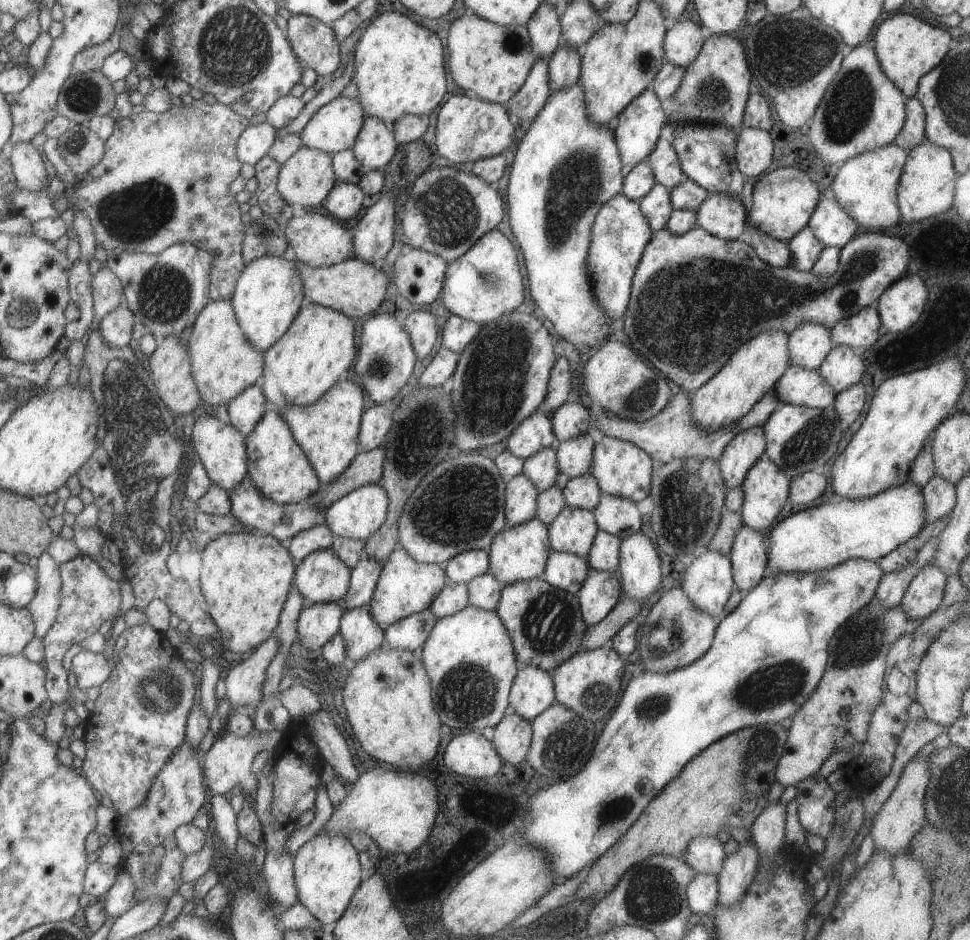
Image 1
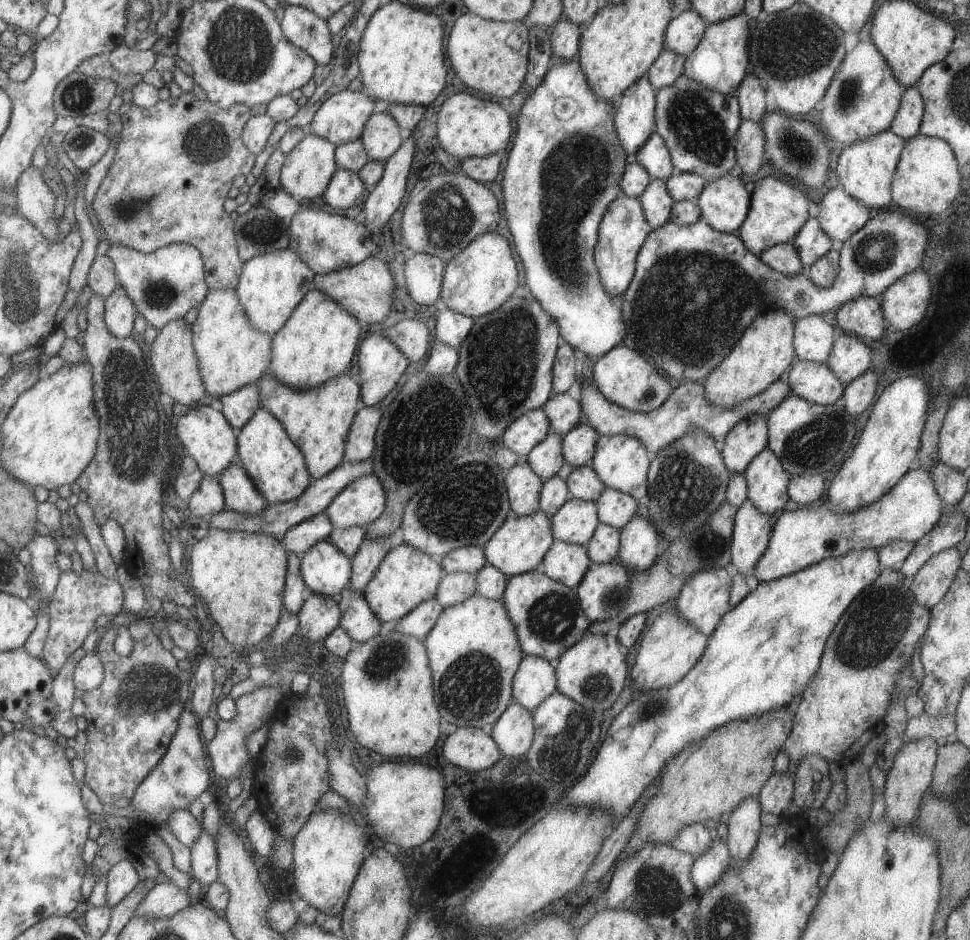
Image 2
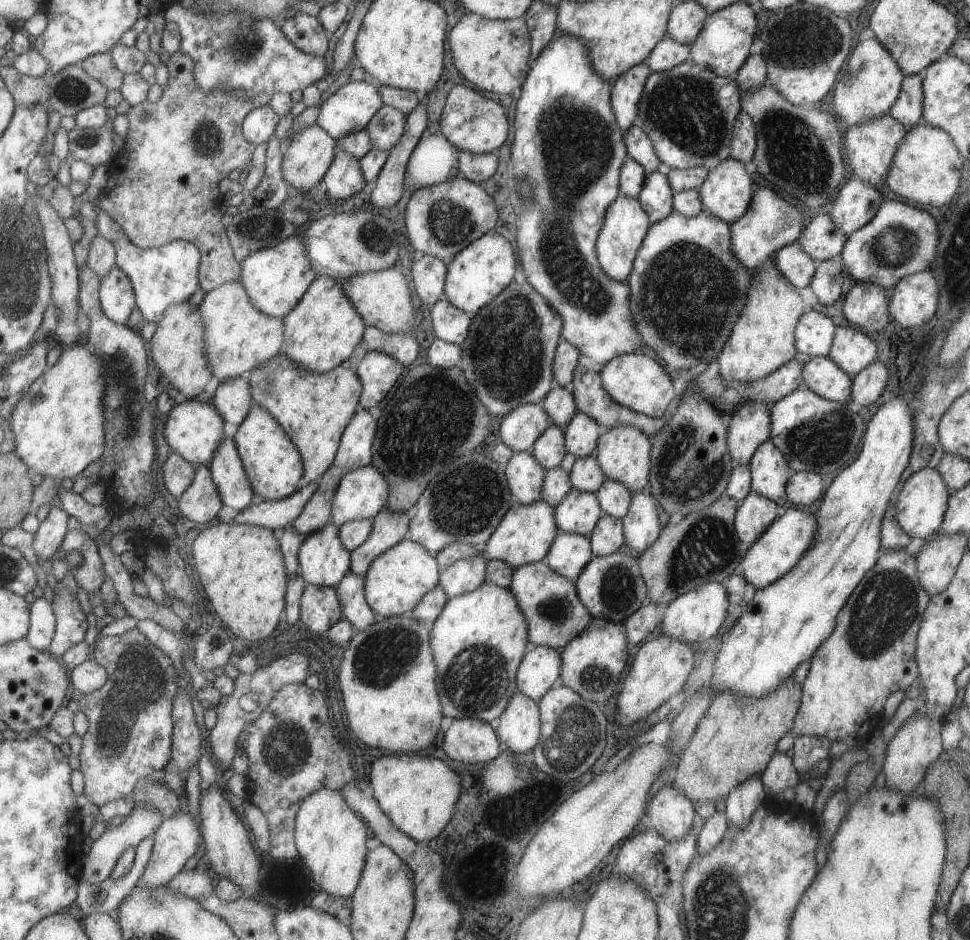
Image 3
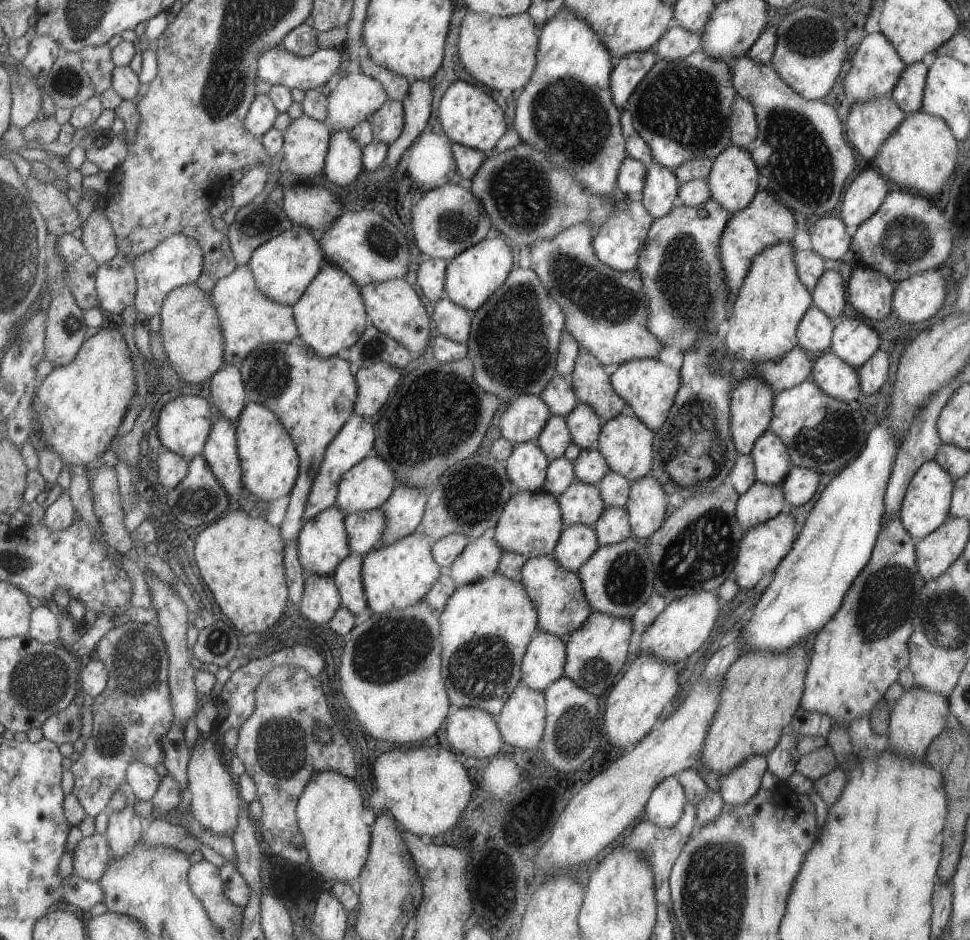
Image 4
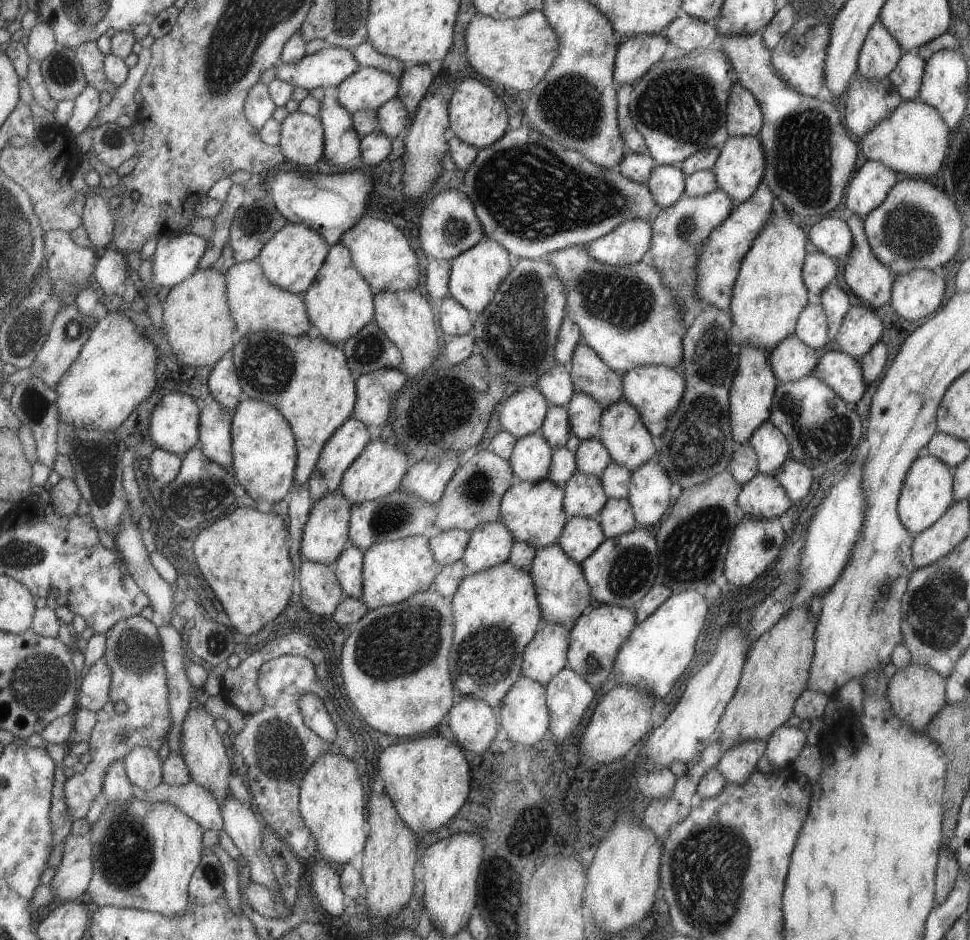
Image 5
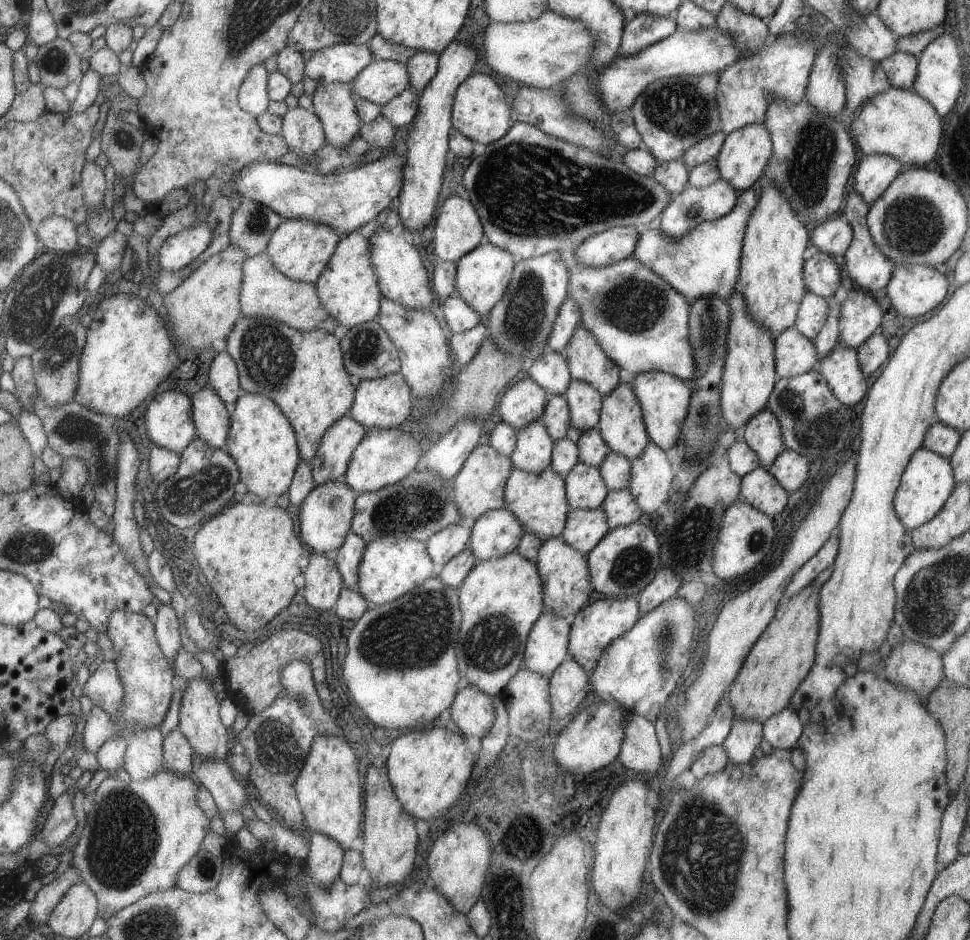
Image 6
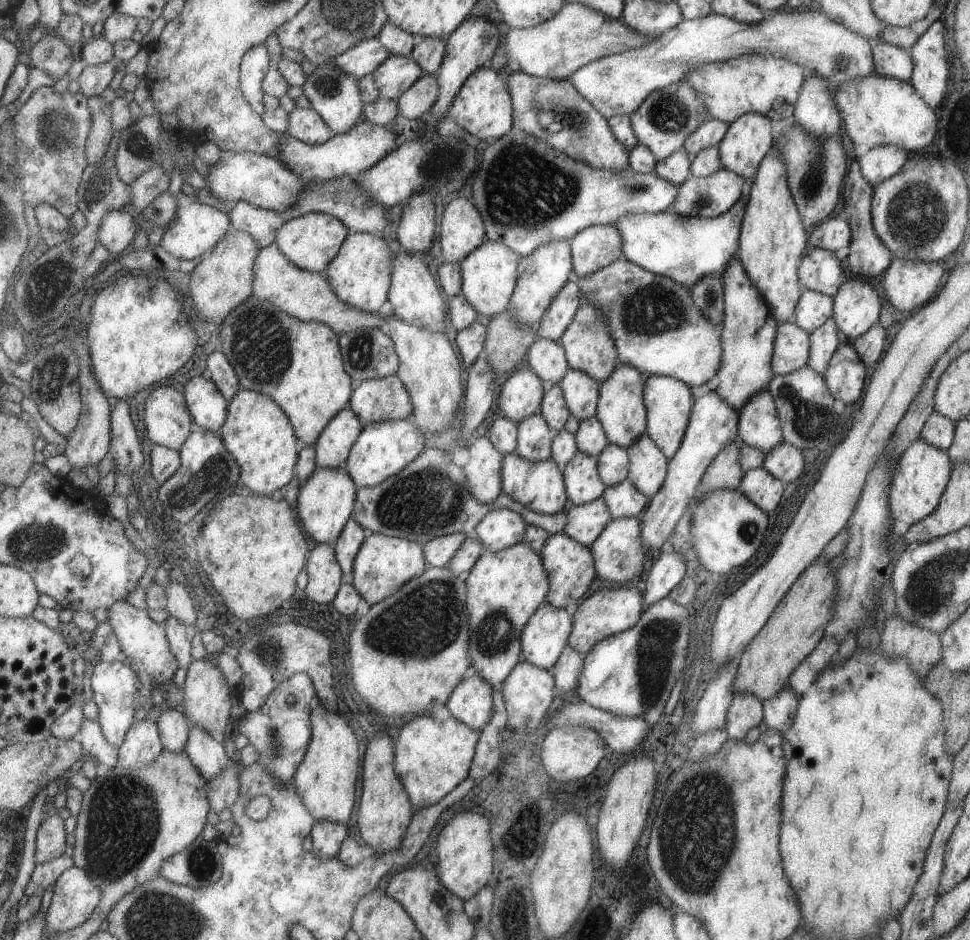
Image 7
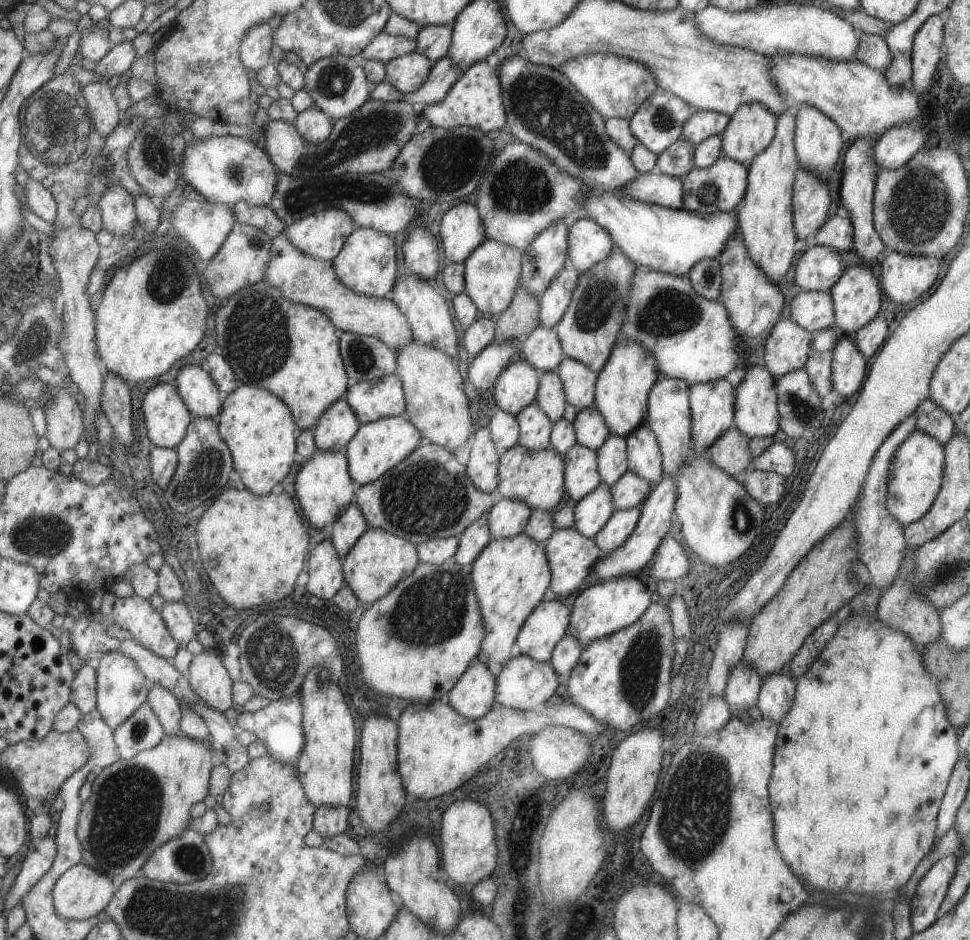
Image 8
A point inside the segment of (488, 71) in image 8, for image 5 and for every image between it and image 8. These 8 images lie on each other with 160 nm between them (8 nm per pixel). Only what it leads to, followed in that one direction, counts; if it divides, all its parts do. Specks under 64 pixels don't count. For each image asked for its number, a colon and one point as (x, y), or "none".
5: (477, 118)
6: (479, 113)
7: (481, 111)

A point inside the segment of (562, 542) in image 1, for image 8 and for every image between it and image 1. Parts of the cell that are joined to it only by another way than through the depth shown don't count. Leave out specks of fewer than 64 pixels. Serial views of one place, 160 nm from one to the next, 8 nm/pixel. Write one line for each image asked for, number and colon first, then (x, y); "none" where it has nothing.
2: (574, 522)
3: (577, 513)
4: (580, 503)
5: (584, 496)
6: (584, 488)
7: (580, 476)
8: (580, 473)

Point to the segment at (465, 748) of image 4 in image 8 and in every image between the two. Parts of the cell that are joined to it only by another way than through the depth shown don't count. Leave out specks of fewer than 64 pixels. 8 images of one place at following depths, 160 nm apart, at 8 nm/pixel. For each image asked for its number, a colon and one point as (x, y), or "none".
5: (474, 724)
6: (472, 710)
7: (470, 702)
8: (472, 695)

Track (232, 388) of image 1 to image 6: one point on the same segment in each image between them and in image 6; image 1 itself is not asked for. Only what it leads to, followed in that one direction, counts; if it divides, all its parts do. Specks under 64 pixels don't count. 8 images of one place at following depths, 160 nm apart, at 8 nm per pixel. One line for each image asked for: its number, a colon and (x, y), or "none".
2: (230, 353)
3: (237, 337)
4: (247, 317)
5: (255, 304)
6: (266, 293)

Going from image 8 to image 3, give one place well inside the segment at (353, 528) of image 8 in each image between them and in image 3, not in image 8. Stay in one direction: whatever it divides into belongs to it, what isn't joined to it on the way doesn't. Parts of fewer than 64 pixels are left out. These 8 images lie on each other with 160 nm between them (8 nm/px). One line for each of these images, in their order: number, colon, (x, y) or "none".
3: (354, 609)
4: (347, 575)
5: (347, 567)
6: (347, 556)
7: (347, 543)

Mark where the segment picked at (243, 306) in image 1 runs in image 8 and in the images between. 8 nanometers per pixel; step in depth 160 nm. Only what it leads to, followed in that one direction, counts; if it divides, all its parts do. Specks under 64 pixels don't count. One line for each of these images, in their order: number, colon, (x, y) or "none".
2: (269, 286)
3: (275, 278)
4: (282, 267)
5: (290, 259)
6: (298, 248)
7: (310, 241)
8: (321, 234)

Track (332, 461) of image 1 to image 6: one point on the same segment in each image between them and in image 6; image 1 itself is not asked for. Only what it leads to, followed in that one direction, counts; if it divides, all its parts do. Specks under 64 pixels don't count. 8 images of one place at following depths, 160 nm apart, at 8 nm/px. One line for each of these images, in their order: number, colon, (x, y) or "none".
2: (317, 419)
3: (313, 409)
4: (312, 396)
5: (314, 391)
6: (303, 374)

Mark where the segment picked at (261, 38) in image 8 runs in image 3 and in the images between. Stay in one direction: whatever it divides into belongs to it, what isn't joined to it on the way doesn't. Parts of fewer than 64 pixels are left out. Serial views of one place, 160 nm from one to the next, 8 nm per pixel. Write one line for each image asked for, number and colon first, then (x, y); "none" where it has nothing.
3: (258, 125)
4: (259, 118)
5: (257, 107)
6: (252, 96)
7: (253, 65)

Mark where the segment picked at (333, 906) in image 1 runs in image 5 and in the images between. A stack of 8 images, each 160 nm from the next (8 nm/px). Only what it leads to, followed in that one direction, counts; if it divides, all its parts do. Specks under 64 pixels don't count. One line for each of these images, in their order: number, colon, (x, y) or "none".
2: (328, 850)
3: (329, 837)
4: (328, 811)
5: (330, 800)

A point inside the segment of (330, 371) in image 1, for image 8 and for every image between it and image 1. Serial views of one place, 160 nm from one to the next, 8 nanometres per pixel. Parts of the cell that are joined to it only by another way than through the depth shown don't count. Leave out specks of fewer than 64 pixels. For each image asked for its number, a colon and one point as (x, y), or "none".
2: (317, 341)
3: (320, 331)
4: (329, 315)
5: (338, 302)
6: (347, 287)
7: (359, 274)
8: (365, 263)

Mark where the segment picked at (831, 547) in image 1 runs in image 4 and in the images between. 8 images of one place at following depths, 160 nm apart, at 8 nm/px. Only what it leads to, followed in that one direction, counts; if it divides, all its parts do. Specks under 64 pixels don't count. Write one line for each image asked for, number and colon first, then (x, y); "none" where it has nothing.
2: (798, 538)
3: (921, 503)
4: (925, 505)

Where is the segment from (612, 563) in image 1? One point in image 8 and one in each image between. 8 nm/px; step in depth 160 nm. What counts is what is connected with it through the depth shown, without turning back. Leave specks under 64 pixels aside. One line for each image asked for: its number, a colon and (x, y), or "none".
2: (602, 547)
3: (607, 536)
4: (612, 526)
5: (615, 517)
6: (620, 508)
7: (623, 500)
8: (629, 490)

